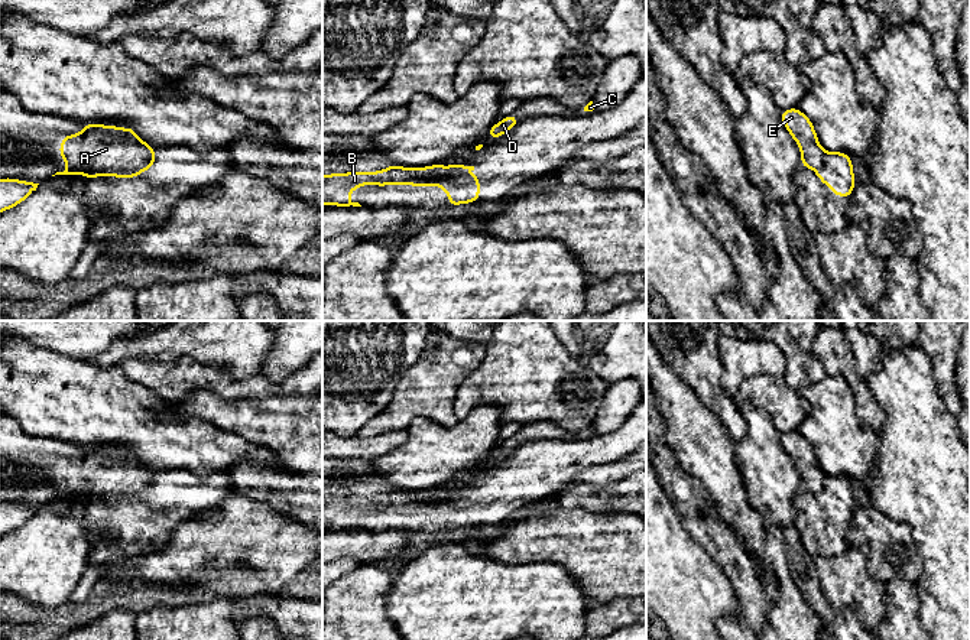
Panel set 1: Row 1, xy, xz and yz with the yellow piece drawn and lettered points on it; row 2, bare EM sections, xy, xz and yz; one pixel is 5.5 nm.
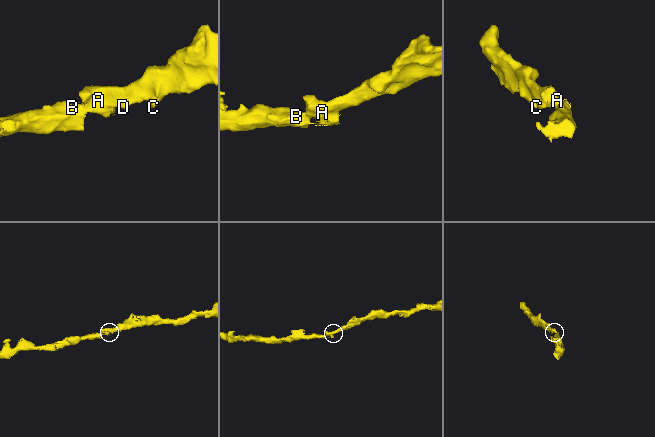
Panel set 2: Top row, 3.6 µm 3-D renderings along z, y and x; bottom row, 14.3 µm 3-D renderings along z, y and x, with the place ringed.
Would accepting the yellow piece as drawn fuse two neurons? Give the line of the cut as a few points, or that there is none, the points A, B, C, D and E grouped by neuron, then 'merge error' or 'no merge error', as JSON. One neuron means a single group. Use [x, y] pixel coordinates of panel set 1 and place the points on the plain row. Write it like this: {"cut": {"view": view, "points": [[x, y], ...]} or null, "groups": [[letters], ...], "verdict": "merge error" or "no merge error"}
{"cut": {"view": "xy", "points": [[153, 477], [142, 490], [133, 493], [67, 493]]}, "groups": [["A", "C", "D", "E"], ["B"]], "verdict": "merge error"}

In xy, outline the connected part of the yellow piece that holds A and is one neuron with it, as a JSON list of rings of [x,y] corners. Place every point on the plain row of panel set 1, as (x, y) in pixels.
[[[82,448],[82,455],[78,458],[65,458],[59,467],[59,480],[66,485],[66,493],[84,494],[134,494],[149,487],[156,472],[142,464],[136,455],[126,449],[123,454],[119,448],[108,451],[107,448]]]

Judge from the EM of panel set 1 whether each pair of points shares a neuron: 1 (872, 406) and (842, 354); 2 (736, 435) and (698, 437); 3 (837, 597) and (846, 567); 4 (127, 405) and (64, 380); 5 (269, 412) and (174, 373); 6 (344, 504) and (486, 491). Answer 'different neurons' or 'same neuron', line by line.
1: same neuron
2: different neurons
3: same neuron
4: same neuron
5: different neurons
6: same neuron

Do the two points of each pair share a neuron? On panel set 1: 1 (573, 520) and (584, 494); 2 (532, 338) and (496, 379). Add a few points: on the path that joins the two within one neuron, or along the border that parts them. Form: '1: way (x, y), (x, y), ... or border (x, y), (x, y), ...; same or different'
1: border (558, 502), (565, 507), (612, 512); different
2: way (524, 348), (506, 369); same

